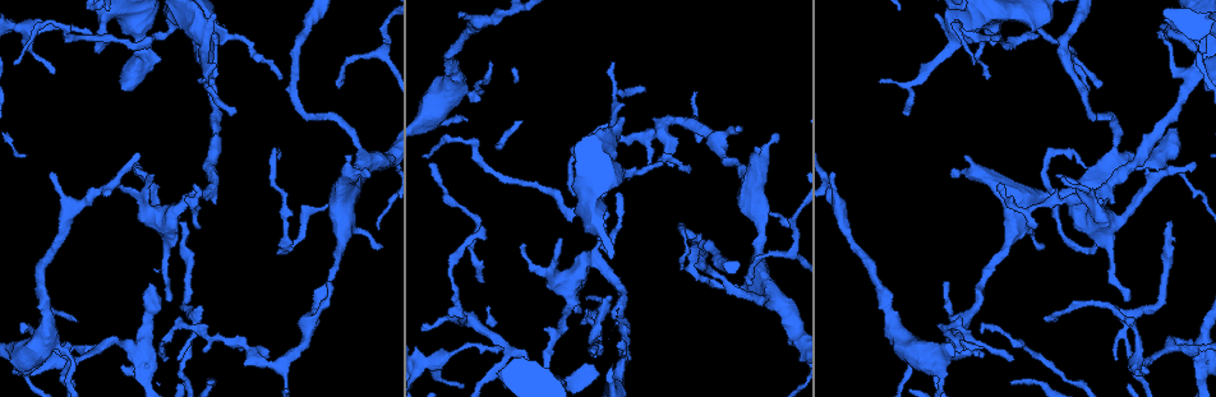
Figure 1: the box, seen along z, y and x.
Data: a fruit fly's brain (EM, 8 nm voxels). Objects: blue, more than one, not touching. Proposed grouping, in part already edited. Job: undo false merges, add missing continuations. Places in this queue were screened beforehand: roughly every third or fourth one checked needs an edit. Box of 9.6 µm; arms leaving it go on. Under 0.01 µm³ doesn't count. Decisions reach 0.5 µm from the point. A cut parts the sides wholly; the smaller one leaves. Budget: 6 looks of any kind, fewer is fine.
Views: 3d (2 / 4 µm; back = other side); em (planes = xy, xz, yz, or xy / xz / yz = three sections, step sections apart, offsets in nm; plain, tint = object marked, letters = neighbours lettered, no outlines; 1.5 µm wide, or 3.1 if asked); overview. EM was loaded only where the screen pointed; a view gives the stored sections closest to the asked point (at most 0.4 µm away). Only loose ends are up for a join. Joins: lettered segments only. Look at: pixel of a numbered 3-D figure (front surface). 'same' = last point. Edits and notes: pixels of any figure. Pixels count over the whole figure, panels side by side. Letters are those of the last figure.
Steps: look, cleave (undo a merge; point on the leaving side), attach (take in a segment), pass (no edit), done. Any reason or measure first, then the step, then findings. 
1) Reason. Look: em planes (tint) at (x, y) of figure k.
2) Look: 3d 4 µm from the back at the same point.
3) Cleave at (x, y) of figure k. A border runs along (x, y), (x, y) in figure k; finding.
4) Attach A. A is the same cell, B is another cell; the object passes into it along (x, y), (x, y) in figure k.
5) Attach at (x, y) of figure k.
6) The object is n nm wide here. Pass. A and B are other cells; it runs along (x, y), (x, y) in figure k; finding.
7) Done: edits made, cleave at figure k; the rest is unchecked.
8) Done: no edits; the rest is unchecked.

End of a long branch. Look: 3d 4 µm at (167, 359) of figure 1.

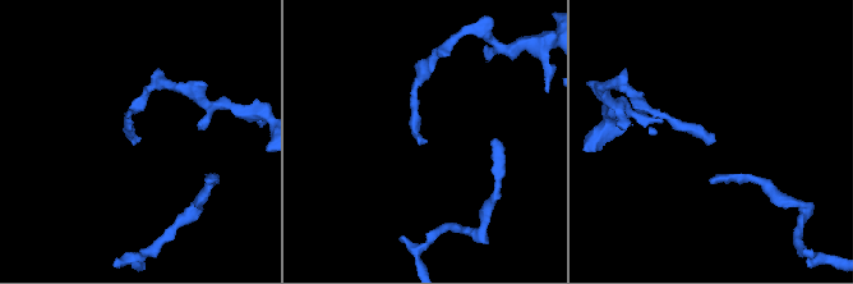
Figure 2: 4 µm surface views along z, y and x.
Look: em planes (plain) at (136, 137) of figure 2.

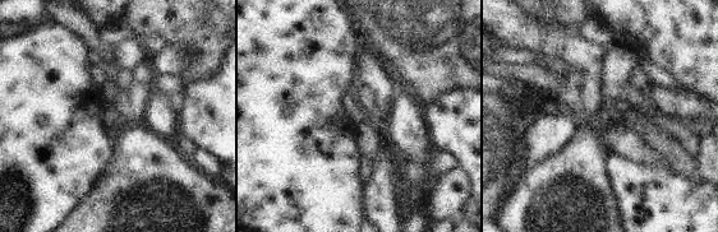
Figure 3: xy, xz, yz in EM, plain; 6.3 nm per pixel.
Look: em planes (letters) at the same point.

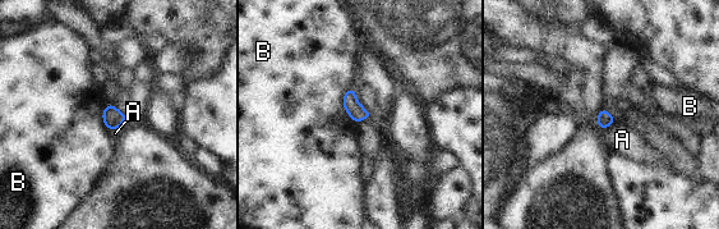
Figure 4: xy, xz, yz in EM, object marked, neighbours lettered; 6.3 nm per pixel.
Pass. A and B are other cells; a border runs along (351, 86), (342, 106), (355, 123) in figure 4; no lettered segment goes on from it.

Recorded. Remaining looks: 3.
Branch stops here. Look: em planes (letters) at (1115, 360) of figure 1.

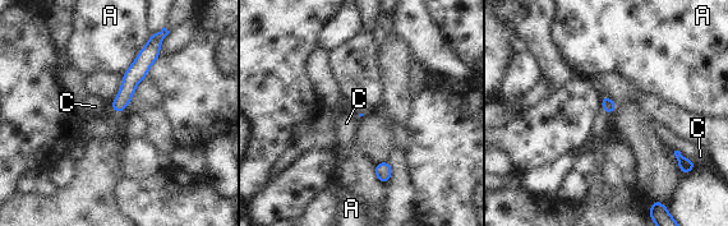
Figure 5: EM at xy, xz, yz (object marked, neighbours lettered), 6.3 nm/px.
Pass. A and C are other cells; a border runs along (673, 151), (678, 151), (685, 156) in figure 5; none of them fits.

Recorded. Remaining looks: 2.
Branch stops here. Look: em planes (letters) at (589, 349) of figure 1.

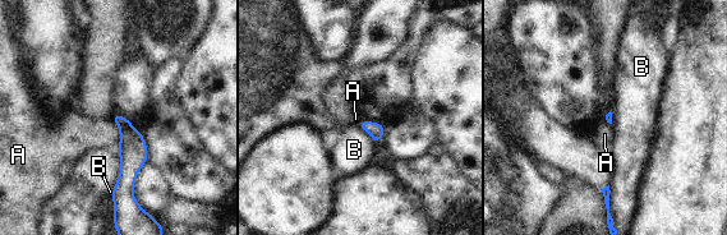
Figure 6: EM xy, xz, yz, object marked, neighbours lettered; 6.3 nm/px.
The longest contact is with A, 220 nm. Pass. A and B are other cells; a border runs along (111, 116), (119, 129), (118, 150) in figure 6; no lettered segment goes on from it.

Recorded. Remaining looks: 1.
Done: no edits; the rest is unchecked.

